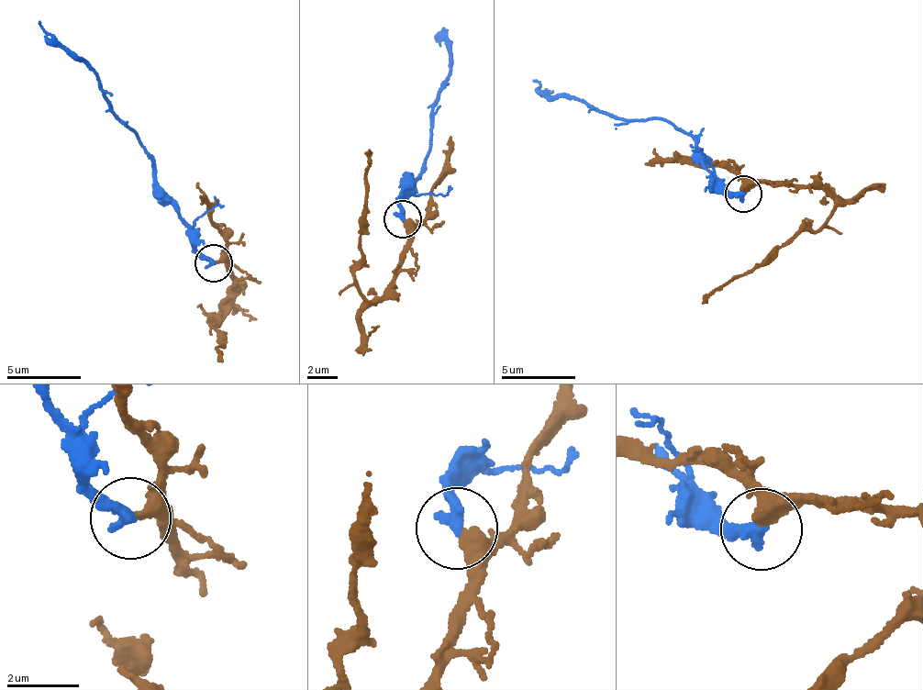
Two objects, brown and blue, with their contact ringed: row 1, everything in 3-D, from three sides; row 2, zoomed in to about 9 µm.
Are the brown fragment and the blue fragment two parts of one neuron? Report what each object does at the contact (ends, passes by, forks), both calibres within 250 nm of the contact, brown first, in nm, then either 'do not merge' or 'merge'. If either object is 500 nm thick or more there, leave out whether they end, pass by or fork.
brown passes by | blue ends | 280/360 nm | do not merge

